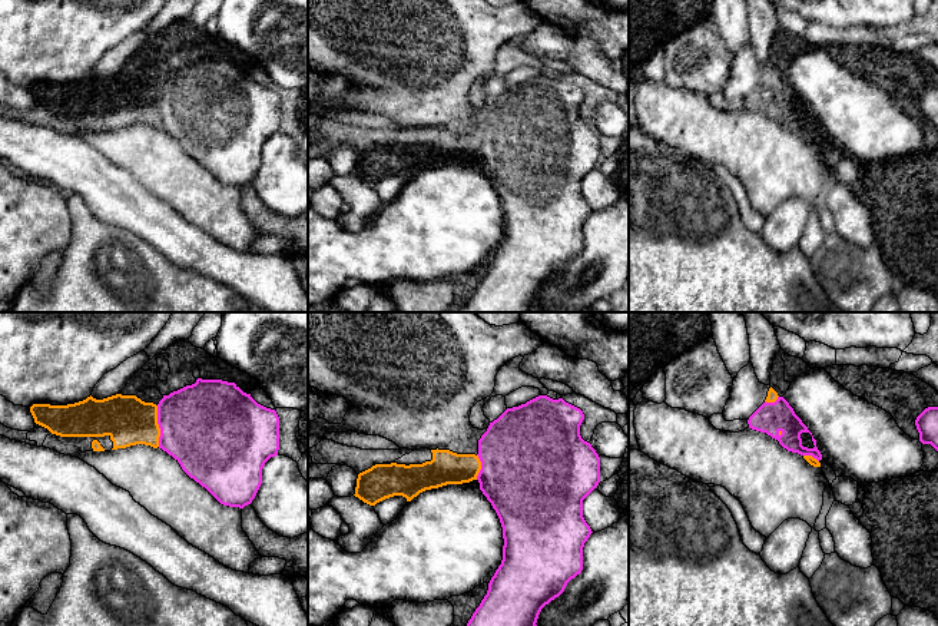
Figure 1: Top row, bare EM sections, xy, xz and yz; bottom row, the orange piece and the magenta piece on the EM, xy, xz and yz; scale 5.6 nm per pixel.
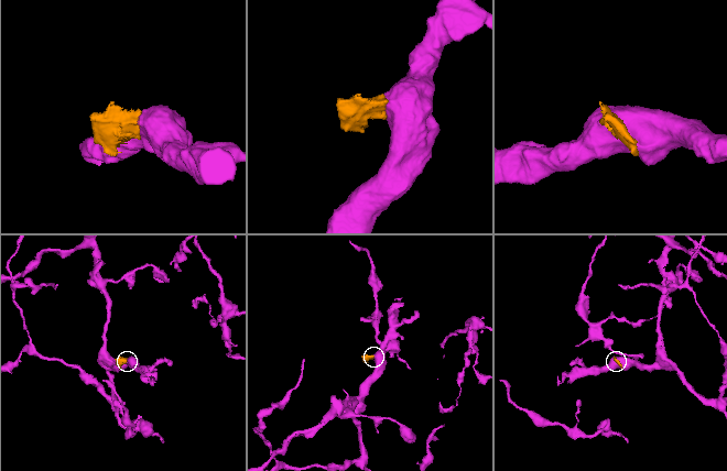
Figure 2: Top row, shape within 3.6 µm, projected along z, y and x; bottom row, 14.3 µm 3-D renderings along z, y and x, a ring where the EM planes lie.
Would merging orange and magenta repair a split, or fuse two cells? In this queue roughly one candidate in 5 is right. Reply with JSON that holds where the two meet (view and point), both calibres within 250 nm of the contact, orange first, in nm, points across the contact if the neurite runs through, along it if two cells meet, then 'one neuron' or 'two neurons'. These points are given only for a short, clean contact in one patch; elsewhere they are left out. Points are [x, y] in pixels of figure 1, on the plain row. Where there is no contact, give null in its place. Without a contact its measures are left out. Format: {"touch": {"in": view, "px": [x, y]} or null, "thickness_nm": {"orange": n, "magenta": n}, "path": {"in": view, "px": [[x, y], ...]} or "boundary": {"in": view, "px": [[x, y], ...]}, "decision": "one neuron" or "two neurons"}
{"touch": {"in": "xy", "px": [158, 105]}, "thickness_nm": {"orange": 280, "magenta": 480}, "path": {"in": "xy", "px": [[128, 99], [158, 105], [202, 105]]}, "decision": "one neuron"}

